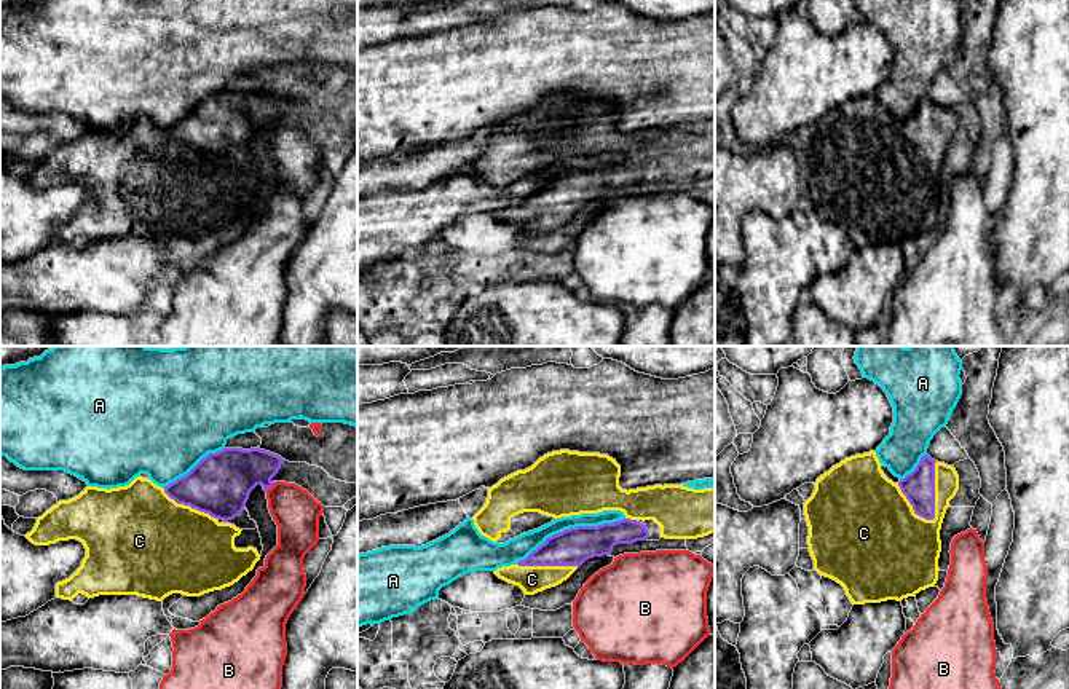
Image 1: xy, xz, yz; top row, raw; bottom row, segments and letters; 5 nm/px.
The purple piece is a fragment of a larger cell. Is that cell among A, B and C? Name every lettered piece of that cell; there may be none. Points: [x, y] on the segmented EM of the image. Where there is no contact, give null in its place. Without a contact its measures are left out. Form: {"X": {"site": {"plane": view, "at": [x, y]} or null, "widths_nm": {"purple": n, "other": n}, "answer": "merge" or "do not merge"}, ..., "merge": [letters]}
{"A": {"site": {"plane": "xz", "at": [570, 528]}, "widths_nm": {"purple": 190, "other": 110}, "answer": "do not merge"}, "B": {"site": {"plane": "xy", "at": [270, 487]}, "widths_nm": {"purple": 300, "other": 220}, "answer": "do not merge"}, "C": {"site": {"plane": "yz", "at": [934, 493]}, "widths_nm": {"purple": 160, "other": 240}, "answer": "merge"}, "merge": ["C"]}

